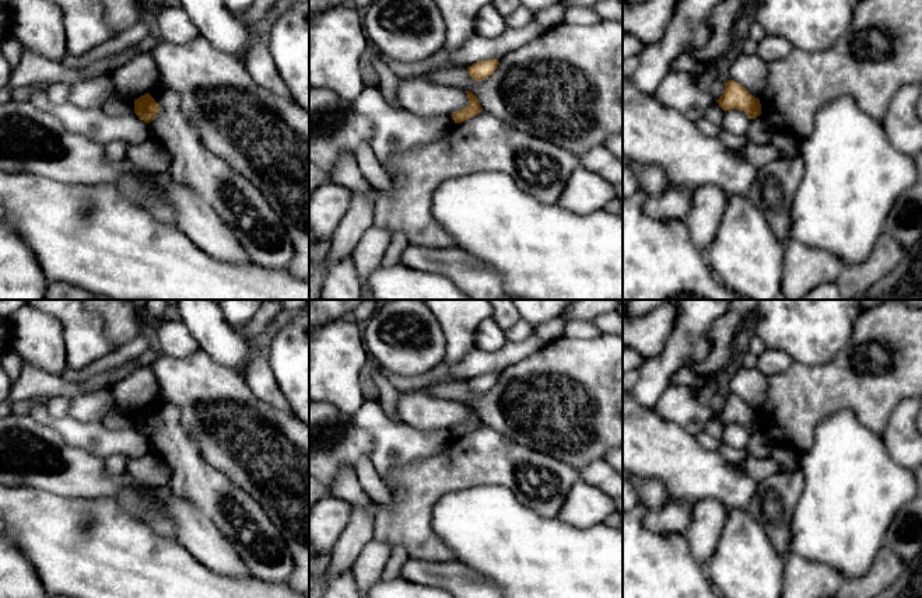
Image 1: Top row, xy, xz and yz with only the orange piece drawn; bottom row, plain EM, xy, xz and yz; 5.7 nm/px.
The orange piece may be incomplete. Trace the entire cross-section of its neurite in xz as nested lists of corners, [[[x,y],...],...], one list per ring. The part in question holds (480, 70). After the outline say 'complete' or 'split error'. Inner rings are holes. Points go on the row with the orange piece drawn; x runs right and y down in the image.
[[[497,59],[483,60],[469,66],[467,71],[474,81],[481,81],[488,78],[495,71],[497,66]]]; complete

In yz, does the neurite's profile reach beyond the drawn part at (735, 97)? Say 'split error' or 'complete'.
complete

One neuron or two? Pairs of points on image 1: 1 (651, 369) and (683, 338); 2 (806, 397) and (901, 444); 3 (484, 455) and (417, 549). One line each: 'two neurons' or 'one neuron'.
1: one neuron
2: two neurons
3: one neuron

